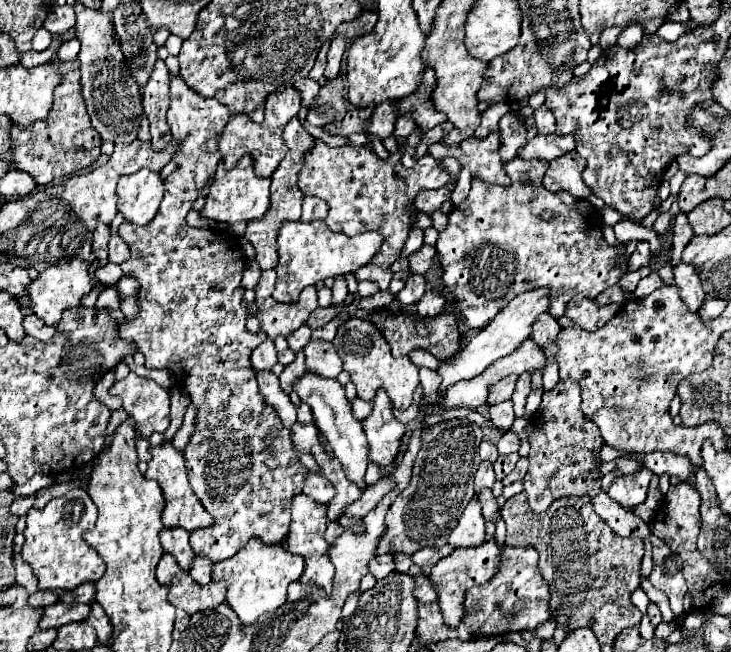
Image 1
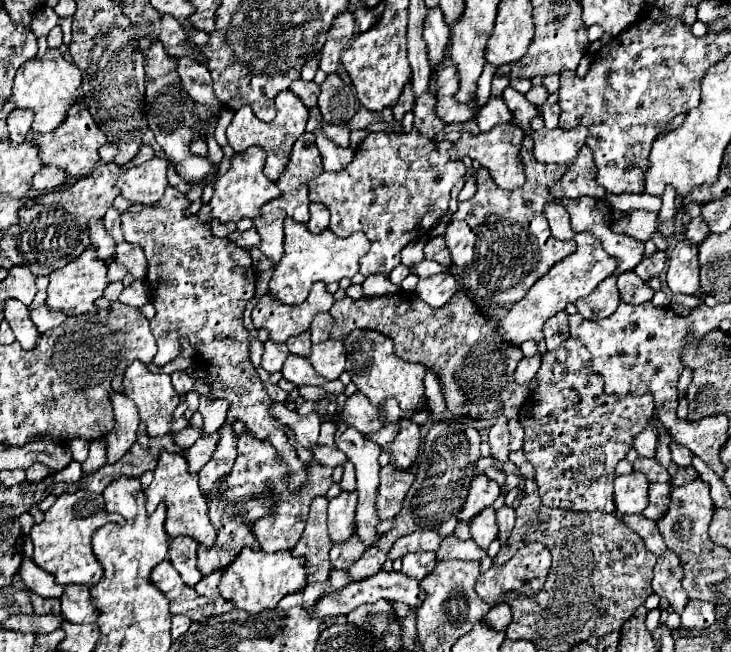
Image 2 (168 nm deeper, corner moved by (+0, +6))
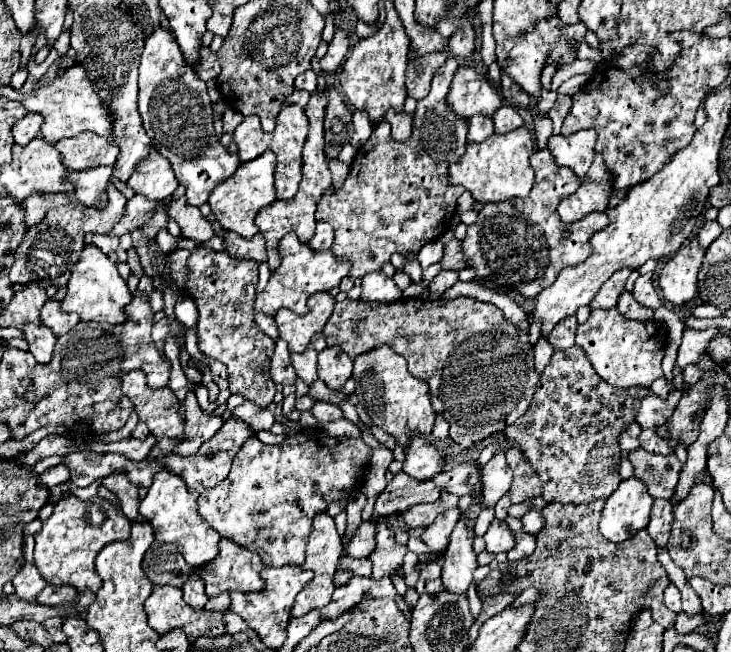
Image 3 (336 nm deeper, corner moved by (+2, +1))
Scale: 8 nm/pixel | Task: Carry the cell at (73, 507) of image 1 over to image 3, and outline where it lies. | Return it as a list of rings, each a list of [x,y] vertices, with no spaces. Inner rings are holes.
[[[97,495],[87,501],[65,497],[57,501],[53,515],[43,521],[41,533],[35,535],[35,567],[51,585],[71,585],[79,593],[85,589],[95,593],[101,587],[101,579],[95,573],[97,553],[113,541],[125,541],[129,531],[131,521],[111,501],[105,501]]]

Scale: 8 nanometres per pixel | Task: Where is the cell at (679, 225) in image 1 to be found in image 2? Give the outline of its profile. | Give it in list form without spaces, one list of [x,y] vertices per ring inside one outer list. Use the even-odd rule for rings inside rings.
[[[693,218],[693,220],[687,224],[685,238],[687,238],[691,244],[699,244],[707,234],[709,234],[709,230],[707,230],[707,224],[703,222],[703,218]]]

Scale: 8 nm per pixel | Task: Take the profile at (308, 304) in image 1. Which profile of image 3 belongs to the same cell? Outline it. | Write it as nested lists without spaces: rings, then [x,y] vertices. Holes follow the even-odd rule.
[[[315,293],[313,297],[309,297],[307,315],[297,315],[289,309],[281,309],[275,315],[275,321],[279,325],[279,335],[289,343],[291,353],[303,353],[311,343],[311,337],[323,331],[325,323],[333,313],[333,305],[335,299],[331,297],[331,293]]]

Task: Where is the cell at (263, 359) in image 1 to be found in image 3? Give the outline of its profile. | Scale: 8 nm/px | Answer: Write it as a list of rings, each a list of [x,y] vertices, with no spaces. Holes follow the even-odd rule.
[[[283,339],[277,341],[277,347],[275,347],[275,353],[271,359],[271,377],[277,385],[293,385],[297,379],[297,373],[291,365],[289,349],[287,349]]]

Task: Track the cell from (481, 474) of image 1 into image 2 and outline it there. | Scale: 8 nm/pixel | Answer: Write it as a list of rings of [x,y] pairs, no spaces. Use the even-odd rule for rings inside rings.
[[[485,472],[477,474],[471,482],[469,496],[467,496],[465,506],[459,514],[459,520],[463,520],[463,522],[471,520],[471,516],[475,516],[475,512],[481,512],[485,506],[491,506],[499,494],[501,494],[501,488],[495,480],[487,478]]]

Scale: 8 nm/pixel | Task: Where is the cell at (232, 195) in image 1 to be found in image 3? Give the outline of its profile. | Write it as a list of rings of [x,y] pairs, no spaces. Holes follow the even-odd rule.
[[[263,153],[261,157],[257,157],[257,159],[249,161],[249,163],[243,163],[233,177],[219,183],[211,191],[209,205],[211,205],[211,211],[213,211],[215,219],[221,223],[223,229],[235,231],[237,235],[241,235],[245,239],[251,239],[259,231],[257,225],[255,225],[257,211],[275,201],[275,187],[273,187],[275,165],[277,165],[275,155],[273,153]]]

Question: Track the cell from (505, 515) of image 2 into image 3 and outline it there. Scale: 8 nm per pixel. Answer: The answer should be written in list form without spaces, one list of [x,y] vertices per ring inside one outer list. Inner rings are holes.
[[[525,531],[515,533],[515,537],[517,537],[517,545],[507,553],[507,559],[509,559],[511,563],[517,563],[517,561],[529,557],[529,555],[535,551],[535,547],[537,547],[537,545],[535,545],[535,537],[529,535],[529,533],[525,533]]]

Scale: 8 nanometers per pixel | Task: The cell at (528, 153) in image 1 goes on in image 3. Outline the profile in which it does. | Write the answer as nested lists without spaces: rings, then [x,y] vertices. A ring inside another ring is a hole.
[[[595,129],[577,131],[569,137],[553,135],[549,139],[549,151],[553,153],[557,165],[569,167],[579,179],[583,179],[595,157],[595,141],[597,141]]]

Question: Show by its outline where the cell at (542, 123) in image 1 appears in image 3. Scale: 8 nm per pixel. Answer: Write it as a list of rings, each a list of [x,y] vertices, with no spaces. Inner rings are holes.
[[[557,95],[555,105],[547,113],[547,117],[553,121],[553,133],[559,133],[561,131],[561,125],[565,121],[569,109],[571,109],[571,95]]]

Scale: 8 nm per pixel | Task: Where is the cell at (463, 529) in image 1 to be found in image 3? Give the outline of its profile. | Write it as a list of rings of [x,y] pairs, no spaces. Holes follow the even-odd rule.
[[[493,519],[489,531],[485,533],[485,543],[489,553],[507,553],[509,549],[515,547],[515,533],[509,529],[505,521]]]

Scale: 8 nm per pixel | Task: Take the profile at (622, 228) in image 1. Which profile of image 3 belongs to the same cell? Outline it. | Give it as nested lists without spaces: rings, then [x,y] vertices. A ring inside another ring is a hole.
[[[691,239],[677,251],[675,257],[663,265],[657,279],[665,301],[683,305],[697,297],[697,273],[703,257],[705,249],[699,245],[699,239]]]

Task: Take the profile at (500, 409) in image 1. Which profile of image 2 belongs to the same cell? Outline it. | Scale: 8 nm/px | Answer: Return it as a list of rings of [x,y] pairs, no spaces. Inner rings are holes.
[[[499,414],[495,418],[495,424],[489,430],[489,446],[491,446],[491,456],[495,456],[499,462],[505,462],[509,456],[509,426],[507,418]]]

